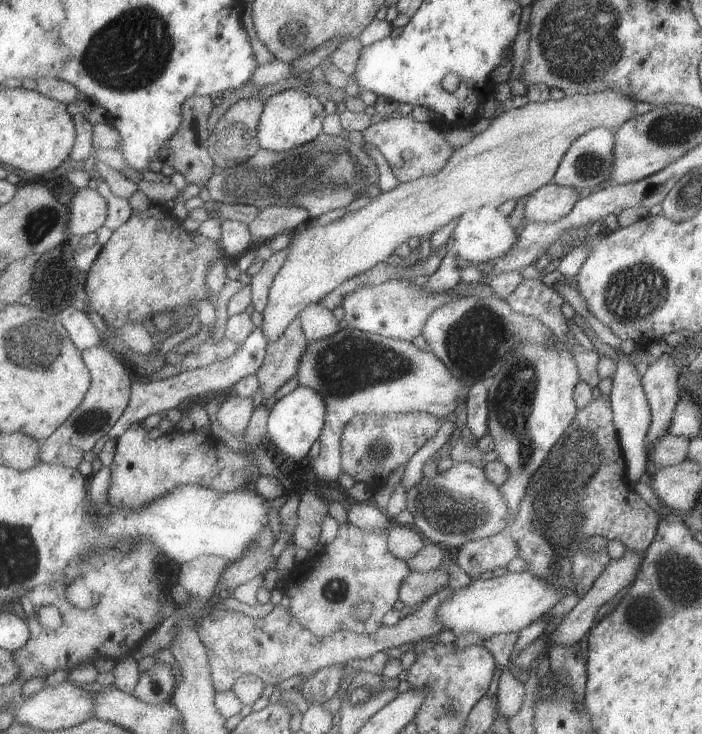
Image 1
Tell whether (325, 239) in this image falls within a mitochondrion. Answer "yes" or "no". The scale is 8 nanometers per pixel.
no

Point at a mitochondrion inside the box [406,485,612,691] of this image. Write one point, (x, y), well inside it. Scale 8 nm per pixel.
(460, 517)

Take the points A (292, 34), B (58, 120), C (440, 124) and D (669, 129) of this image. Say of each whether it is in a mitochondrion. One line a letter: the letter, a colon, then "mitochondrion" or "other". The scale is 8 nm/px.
A: mitochondrion
B: other
C: other
D: mitochondrion

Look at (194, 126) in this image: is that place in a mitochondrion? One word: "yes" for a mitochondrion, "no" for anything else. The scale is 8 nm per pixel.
no

